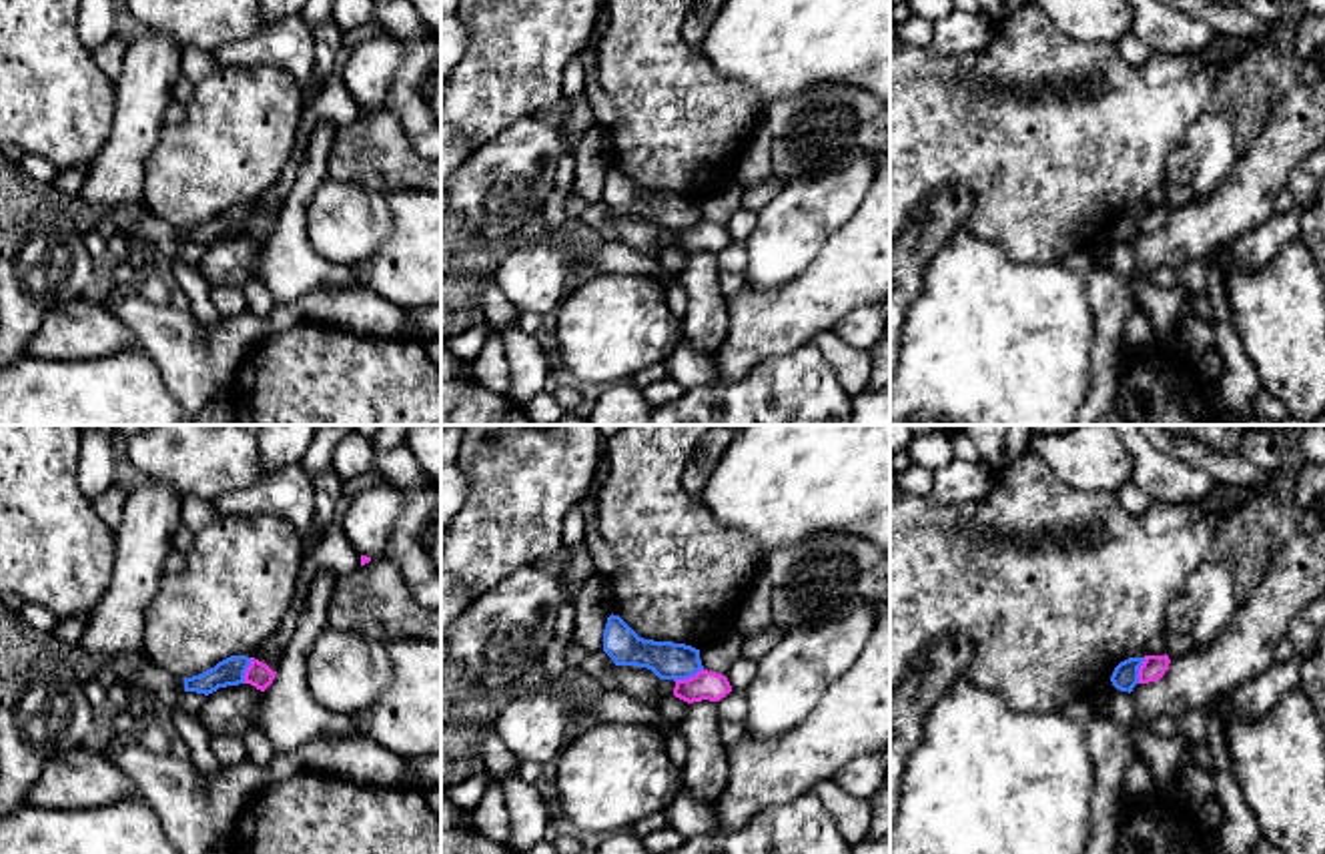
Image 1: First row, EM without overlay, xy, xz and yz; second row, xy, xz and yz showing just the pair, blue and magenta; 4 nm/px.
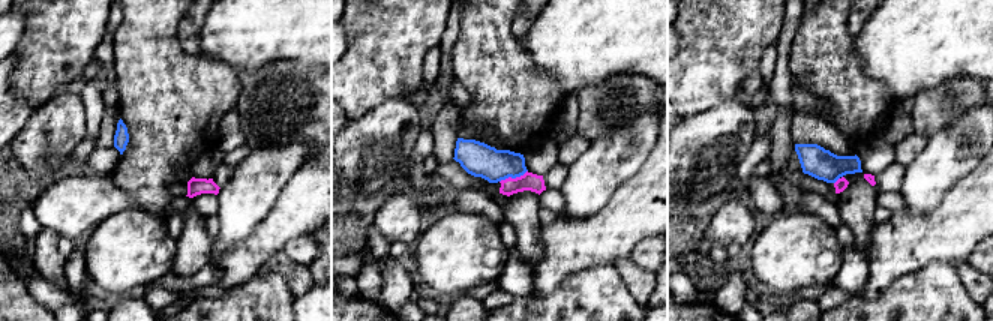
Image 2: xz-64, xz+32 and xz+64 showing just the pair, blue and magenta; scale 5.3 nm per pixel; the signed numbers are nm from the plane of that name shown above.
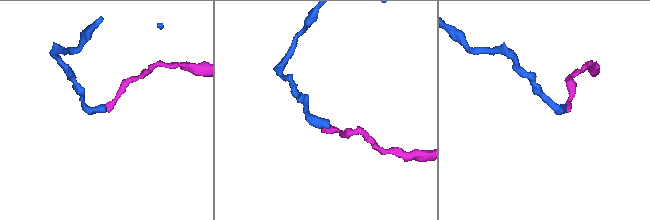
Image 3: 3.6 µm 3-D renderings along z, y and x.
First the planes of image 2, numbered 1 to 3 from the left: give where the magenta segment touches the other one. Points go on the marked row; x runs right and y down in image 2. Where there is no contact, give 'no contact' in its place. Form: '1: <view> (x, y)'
1: no contact
2: xz+32 (513, 177)
3: xz+64 (837, 179)

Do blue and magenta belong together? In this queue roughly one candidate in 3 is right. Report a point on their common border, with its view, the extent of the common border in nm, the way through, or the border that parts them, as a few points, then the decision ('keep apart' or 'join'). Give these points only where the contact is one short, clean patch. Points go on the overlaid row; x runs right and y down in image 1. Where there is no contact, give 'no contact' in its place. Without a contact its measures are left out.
meets blue in xz at (688, 676); contact 130 nm long; border along xz (702, 668), (674, 680); keep apart

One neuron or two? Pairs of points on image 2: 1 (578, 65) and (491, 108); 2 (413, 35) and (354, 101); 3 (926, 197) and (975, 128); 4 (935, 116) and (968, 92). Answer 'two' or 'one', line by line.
1: two
2: one
3: one
4: one

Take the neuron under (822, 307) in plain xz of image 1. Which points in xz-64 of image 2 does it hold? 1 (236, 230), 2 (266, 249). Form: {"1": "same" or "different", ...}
{"1": "different", "2": "same"}

